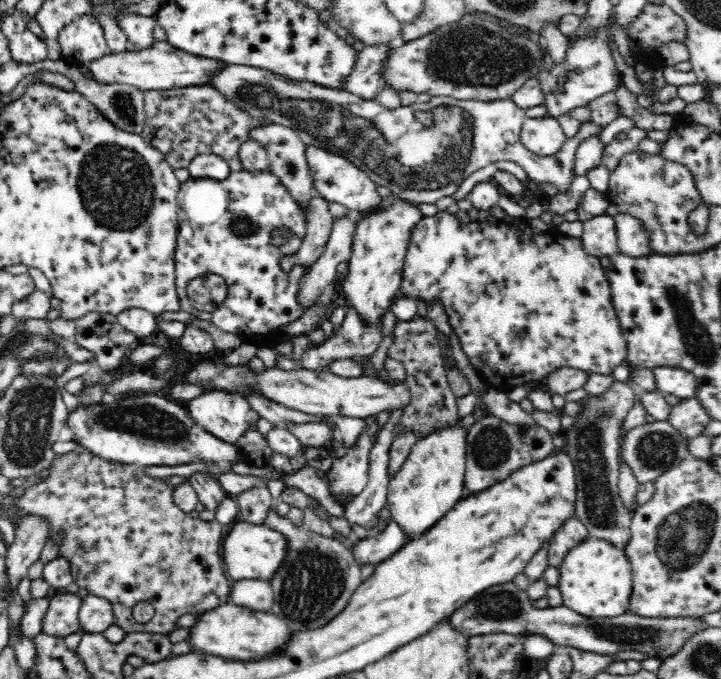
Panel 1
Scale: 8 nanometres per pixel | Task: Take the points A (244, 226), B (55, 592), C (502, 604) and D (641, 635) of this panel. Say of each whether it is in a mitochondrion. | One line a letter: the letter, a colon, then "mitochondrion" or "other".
A: mitochondrion
B: other
C: mitochondrion
D: mitochondrion

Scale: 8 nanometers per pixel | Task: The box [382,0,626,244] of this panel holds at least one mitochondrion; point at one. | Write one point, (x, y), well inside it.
(451, 57)

